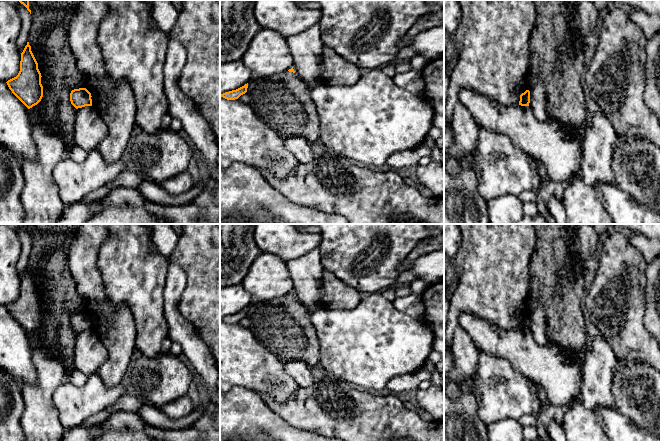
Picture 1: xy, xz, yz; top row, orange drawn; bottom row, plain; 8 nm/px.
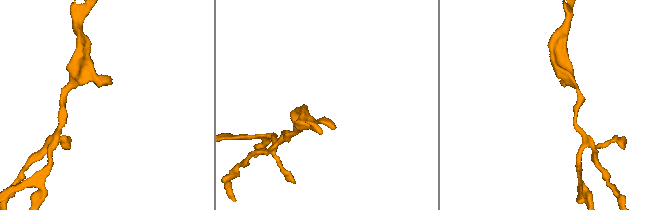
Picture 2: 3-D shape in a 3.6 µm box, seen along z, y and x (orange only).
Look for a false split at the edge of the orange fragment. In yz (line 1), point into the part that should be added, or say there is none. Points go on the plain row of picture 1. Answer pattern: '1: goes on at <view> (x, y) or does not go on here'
1: does not go on here

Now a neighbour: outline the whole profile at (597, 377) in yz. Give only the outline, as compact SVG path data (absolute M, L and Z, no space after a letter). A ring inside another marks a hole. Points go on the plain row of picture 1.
M594 330L589 334L587 345L581 403L592 411L597 405L614 408L611 385L612 370L617 358L607 340Z

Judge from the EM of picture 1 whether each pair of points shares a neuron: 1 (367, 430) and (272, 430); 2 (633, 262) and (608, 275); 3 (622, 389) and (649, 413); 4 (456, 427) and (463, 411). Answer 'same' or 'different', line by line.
1: different
2: same
3: same
4: same

